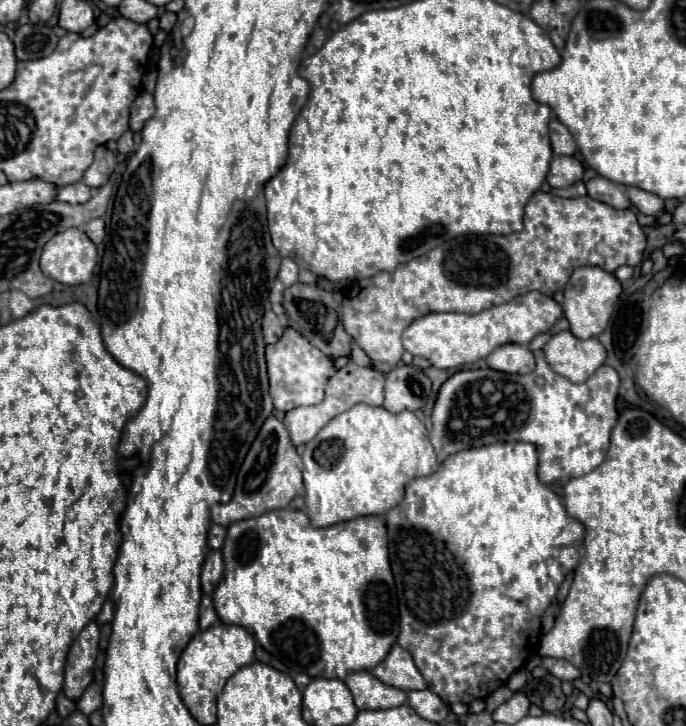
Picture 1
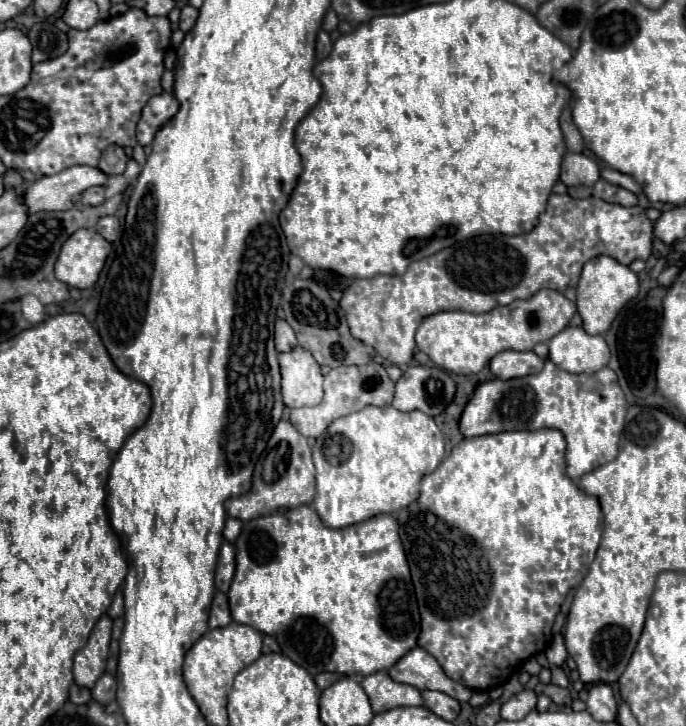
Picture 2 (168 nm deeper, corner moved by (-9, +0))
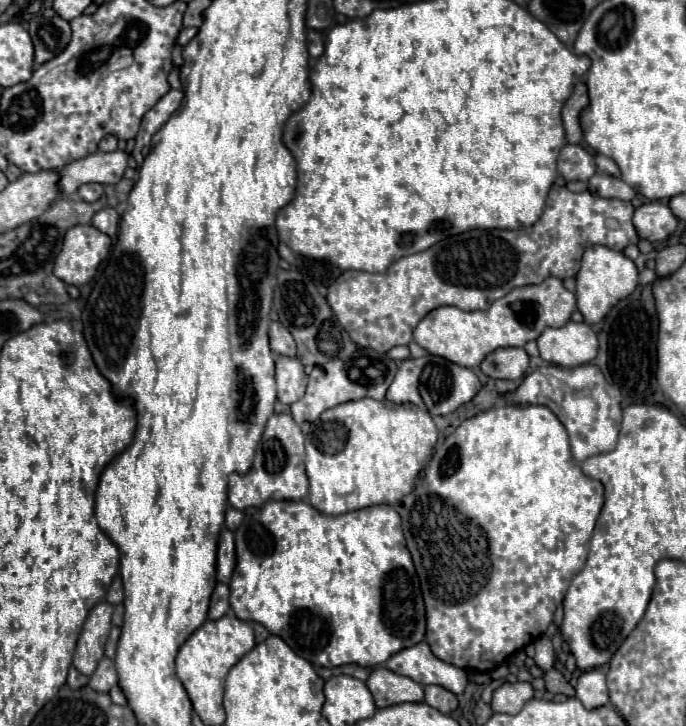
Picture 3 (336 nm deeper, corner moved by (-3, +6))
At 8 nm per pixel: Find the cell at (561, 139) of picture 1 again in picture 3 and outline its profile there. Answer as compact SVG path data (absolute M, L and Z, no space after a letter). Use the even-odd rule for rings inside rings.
M579 81L575 85L573 95L567 99L565 107L563 107L563 127L567 133L567 143L579 143L583 139L583 131L579 125L579 115L581 111L589 105L589 95L587 95L587 85L583 81Z

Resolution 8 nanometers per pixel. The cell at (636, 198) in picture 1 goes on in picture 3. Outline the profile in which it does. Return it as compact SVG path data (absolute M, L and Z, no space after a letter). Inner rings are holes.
M595 155L595 164L599 171L603 171L603 173L607 173L607 175L615 175L615 177L621 175L617 163L615 163L613 159L605 157L605 155Z

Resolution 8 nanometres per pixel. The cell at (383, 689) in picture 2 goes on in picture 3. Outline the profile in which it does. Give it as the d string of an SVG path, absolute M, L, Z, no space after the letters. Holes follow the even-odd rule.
M377 667L371 671L367 679L367 687L375 697L377 707L389 707L397 703L419 703L423 701L423 687L413 679L403 675L395 675L385 667Z

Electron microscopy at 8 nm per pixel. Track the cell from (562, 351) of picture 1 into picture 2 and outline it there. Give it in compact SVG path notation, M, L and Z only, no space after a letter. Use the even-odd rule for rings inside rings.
M565 327L549 341L549 359L567 373L597 373L609 363L609 347L601 335L587 335L583 327Z

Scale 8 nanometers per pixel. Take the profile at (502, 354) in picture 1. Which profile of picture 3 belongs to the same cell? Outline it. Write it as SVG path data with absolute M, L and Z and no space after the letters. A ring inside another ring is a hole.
M503 347L489 353L483 363L481 371L491 379L519 379L527 371L529 355L525 349L519 347Z

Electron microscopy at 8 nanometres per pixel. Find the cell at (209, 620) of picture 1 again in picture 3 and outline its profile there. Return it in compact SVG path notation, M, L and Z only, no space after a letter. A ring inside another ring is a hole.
M217 583L215 591L211 595L209 605L209 619L221 619L229 611L229 585Z

